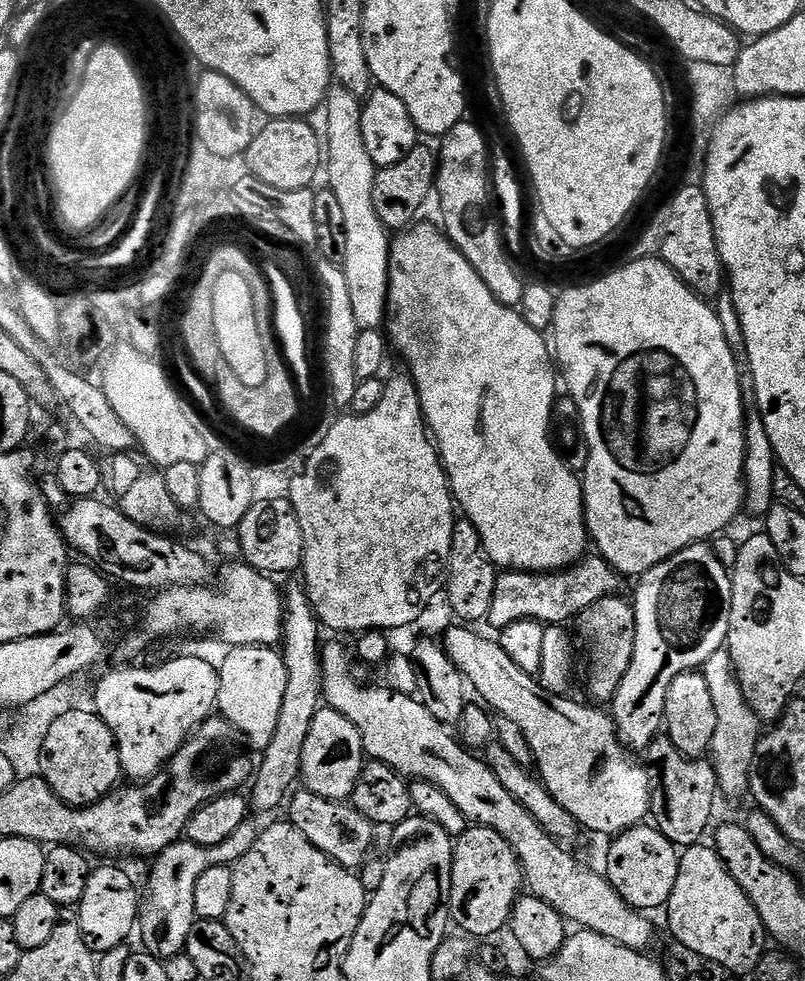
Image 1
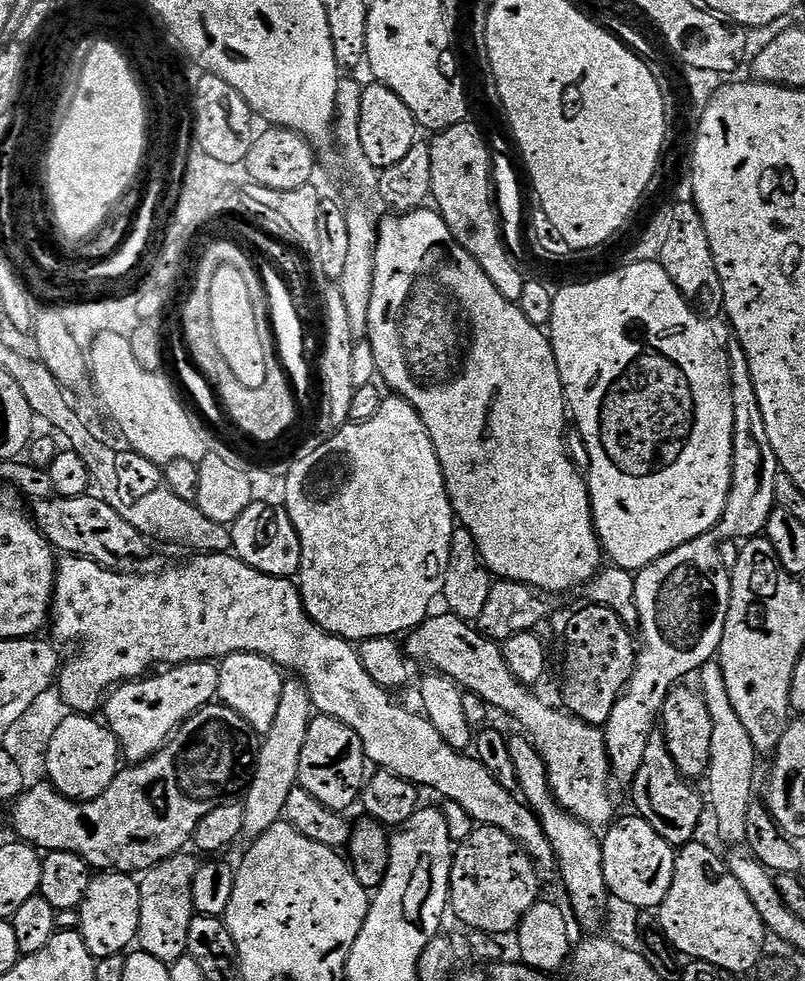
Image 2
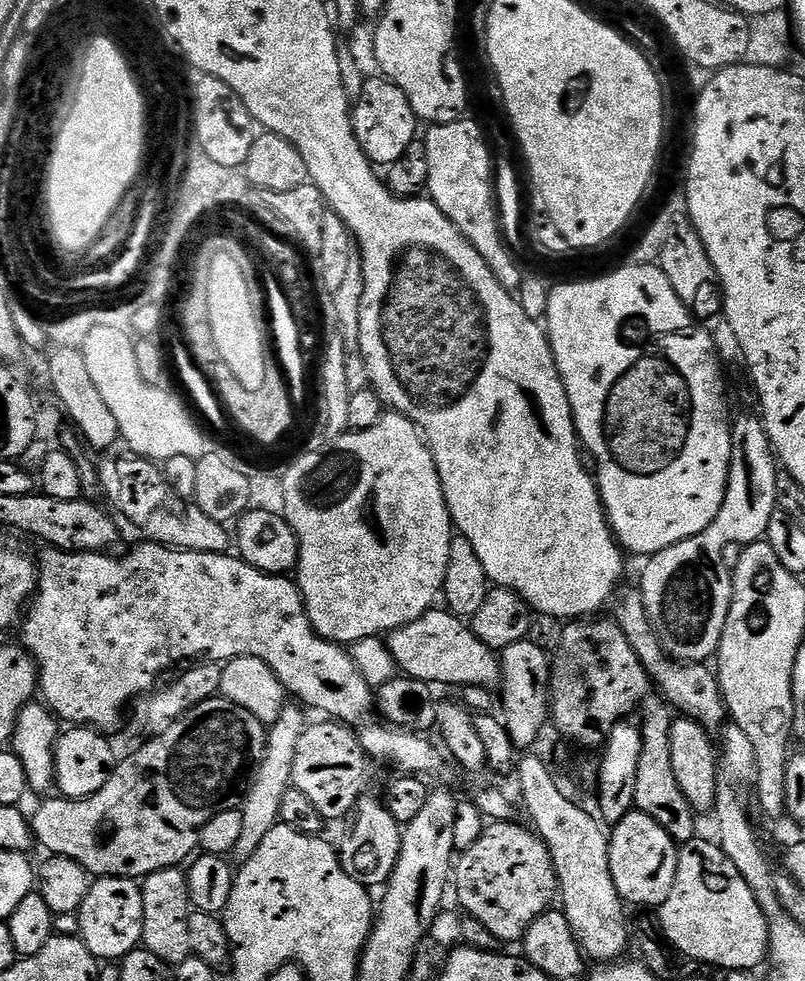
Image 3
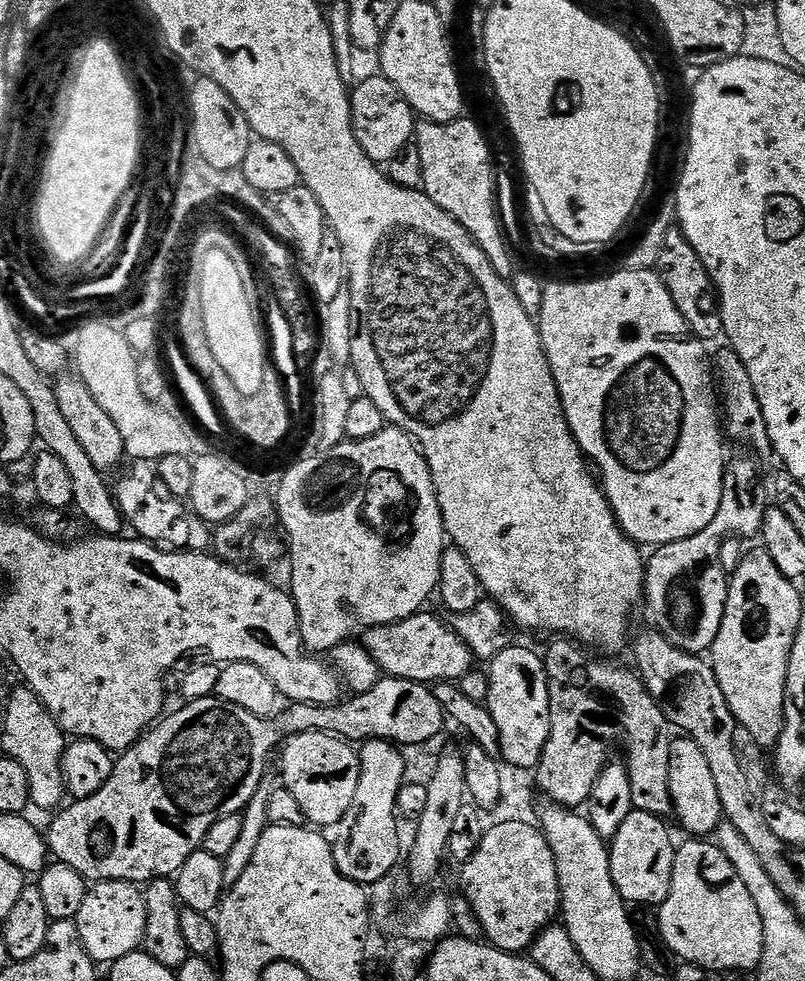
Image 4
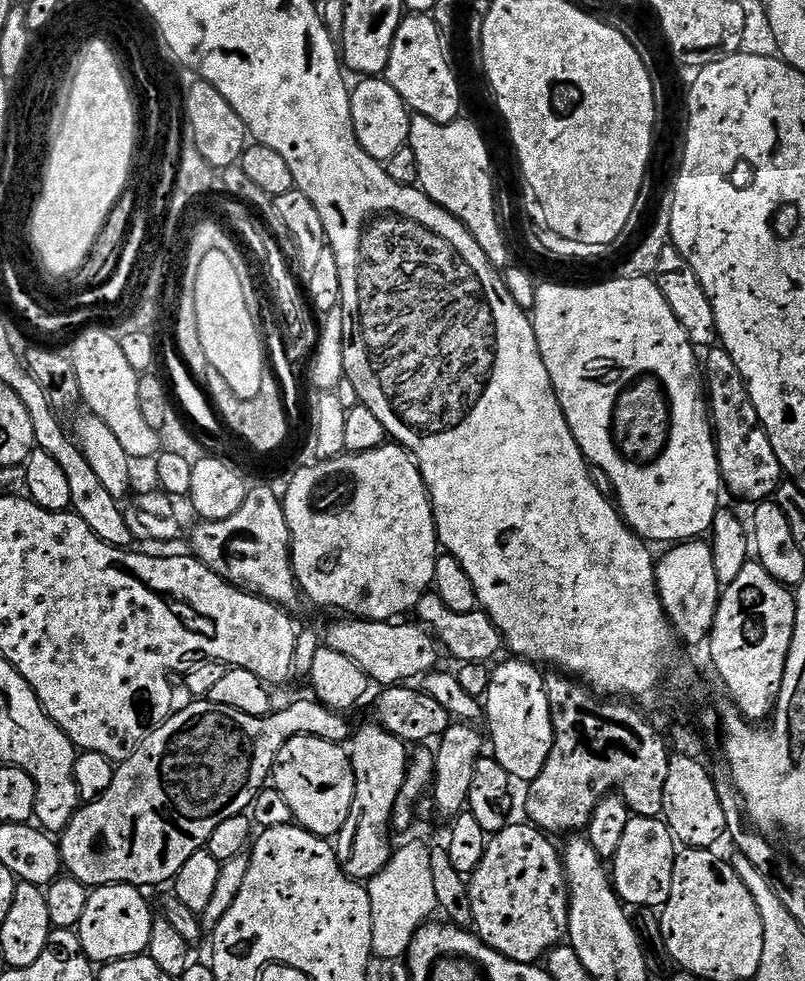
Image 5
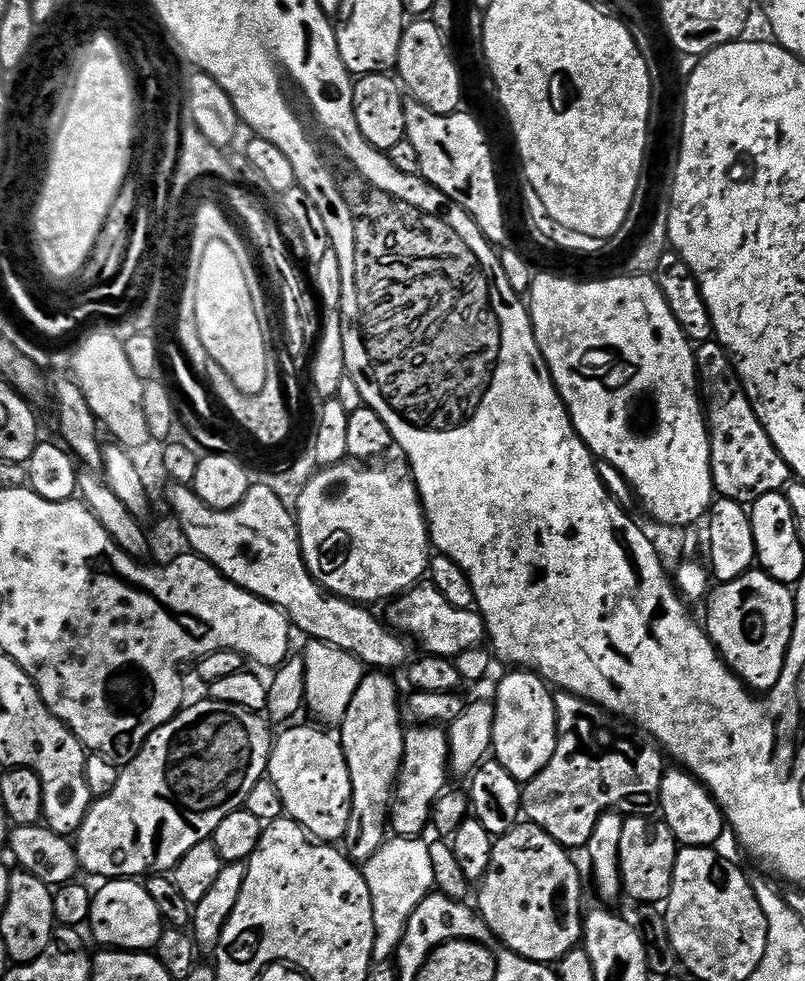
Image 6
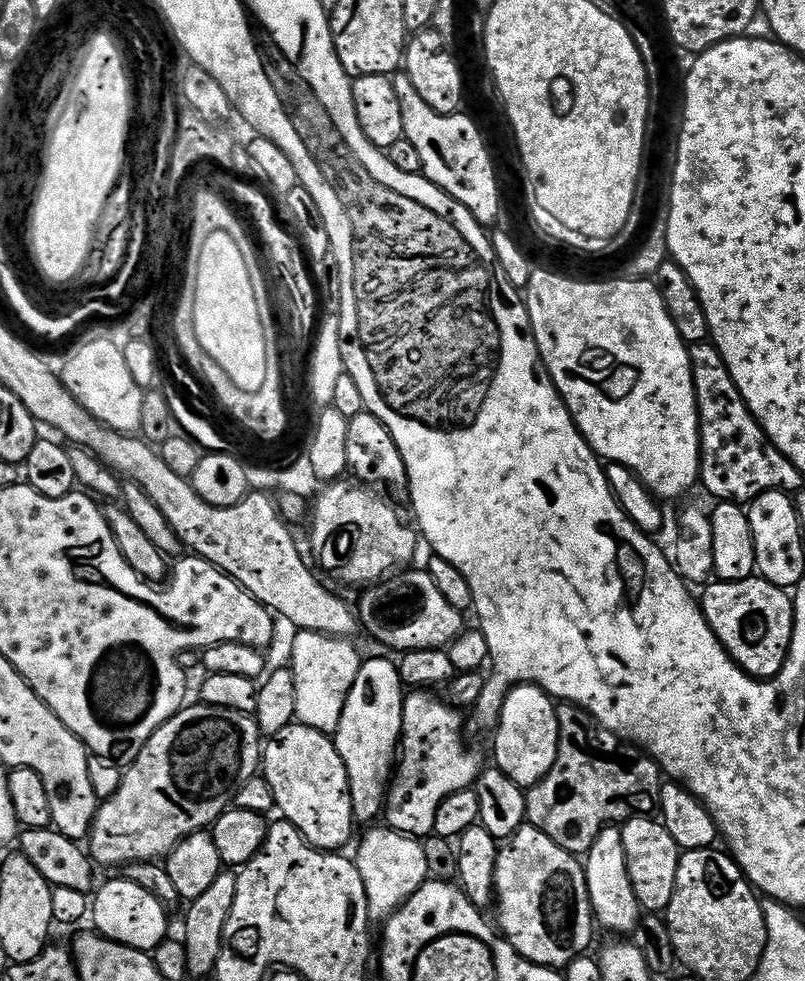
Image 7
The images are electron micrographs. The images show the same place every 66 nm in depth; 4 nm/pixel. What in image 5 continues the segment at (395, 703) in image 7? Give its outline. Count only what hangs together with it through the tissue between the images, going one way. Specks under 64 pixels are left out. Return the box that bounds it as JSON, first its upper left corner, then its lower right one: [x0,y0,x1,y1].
[335,722,410,882]

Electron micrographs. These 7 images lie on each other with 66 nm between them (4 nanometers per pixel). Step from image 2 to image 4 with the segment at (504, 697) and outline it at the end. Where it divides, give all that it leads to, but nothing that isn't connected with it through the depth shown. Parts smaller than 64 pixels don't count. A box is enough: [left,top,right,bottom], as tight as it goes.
[362,610,474,686]

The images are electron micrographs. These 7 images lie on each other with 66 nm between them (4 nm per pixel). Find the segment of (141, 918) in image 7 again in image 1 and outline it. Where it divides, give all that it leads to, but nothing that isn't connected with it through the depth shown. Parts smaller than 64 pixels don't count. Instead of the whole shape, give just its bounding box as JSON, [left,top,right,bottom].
[78,867,141,954]

